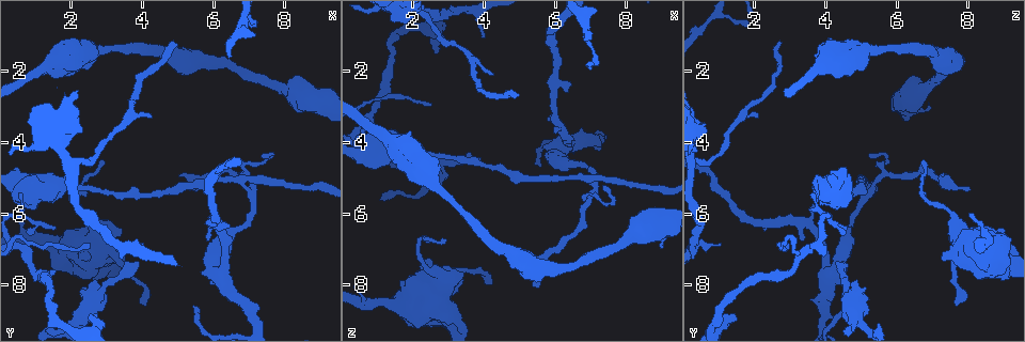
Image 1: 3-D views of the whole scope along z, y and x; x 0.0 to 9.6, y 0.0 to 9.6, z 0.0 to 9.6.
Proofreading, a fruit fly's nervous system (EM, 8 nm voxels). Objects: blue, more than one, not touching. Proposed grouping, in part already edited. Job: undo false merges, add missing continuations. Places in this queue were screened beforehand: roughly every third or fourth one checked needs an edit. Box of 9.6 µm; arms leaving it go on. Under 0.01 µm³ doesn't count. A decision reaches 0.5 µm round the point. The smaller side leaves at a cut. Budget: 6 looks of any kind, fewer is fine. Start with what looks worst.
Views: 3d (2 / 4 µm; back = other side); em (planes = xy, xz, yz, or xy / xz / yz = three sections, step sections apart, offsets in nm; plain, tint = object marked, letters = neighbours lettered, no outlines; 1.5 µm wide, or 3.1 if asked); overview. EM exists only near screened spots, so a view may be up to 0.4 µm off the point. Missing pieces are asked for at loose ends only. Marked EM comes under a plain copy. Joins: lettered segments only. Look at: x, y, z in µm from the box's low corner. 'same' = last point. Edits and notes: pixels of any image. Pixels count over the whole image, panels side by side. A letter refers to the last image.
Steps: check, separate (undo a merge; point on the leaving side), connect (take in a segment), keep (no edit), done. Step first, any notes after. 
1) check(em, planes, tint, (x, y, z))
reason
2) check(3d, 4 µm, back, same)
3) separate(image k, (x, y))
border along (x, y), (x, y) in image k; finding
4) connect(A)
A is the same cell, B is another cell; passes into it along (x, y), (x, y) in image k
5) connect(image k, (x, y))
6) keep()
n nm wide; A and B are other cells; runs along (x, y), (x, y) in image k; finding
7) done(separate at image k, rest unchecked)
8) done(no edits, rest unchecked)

check(em, yz, step 8, letters, (3.95, 7.35, 4.50))
an open end

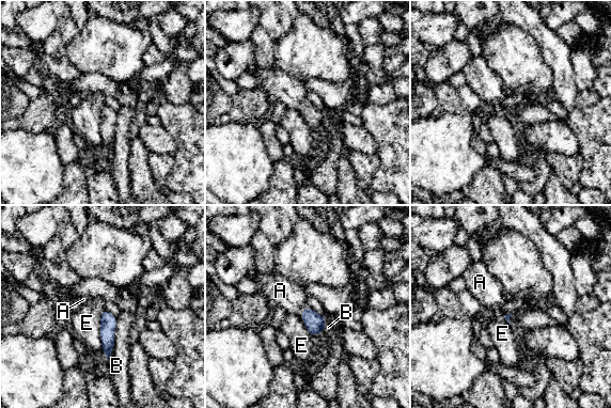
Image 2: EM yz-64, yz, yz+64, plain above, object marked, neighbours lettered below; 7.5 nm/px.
connect(A)
A is the same cell, B and E are other cells; passes into it along (314, 323), (303, 310), (280, 291) in image 2; the cell continues

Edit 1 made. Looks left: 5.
check(overview)

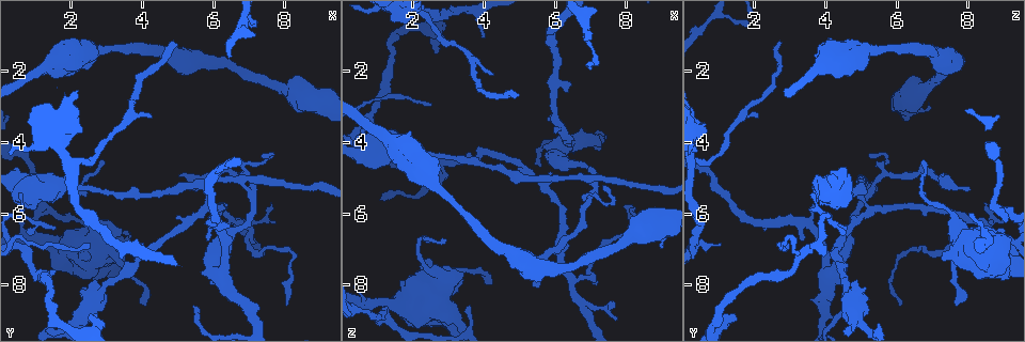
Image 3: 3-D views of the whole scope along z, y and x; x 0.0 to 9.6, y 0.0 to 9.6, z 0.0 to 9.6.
check(em, xz, step 8, letters, (8.10, 8.60, 6.10))
branch stops here

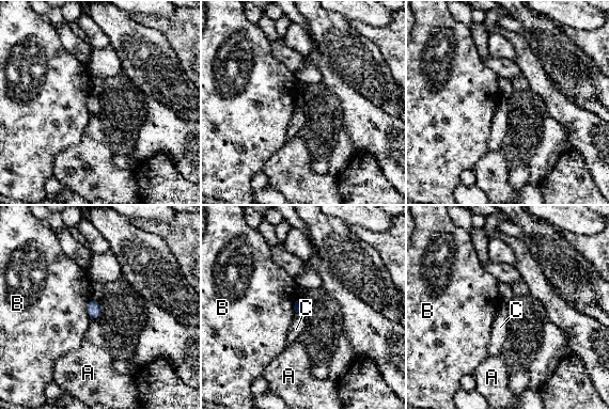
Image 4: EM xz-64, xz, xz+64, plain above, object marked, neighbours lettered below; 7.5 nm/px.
check(em, planes, letters, same)

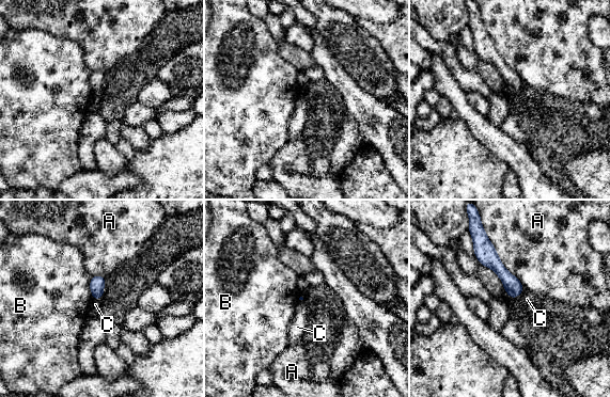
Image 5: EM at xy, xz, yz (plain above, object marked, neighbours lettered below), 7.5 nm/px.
keep()
A, B and C are other cells; border along (93, 298), (98, 300) in image 5; no lettered segment goes on from it

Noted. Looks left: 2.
check(3d, 4 µm, (2.85, 4.45, 6.70))
long arm stops here

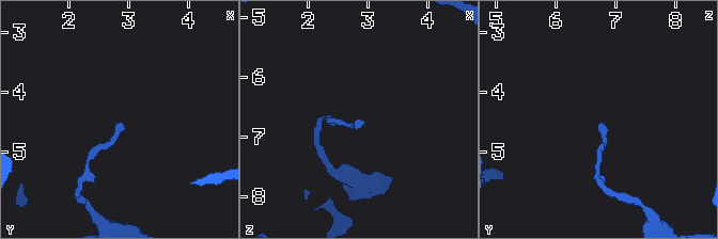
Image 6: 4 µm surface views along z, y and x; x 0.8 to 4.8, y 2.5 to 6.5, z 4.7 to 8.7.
check(em, planes, letters, (2.90, 4.50, 6.75))
shape alone is not enough

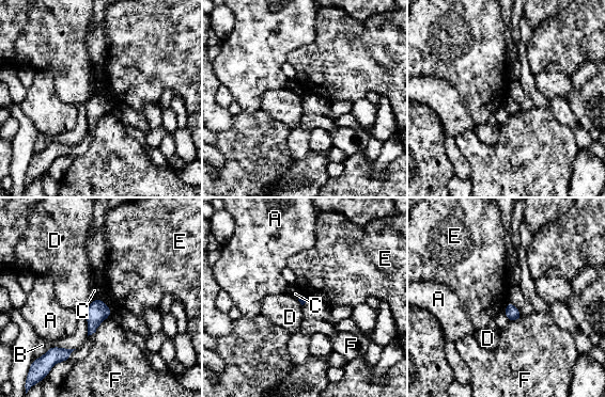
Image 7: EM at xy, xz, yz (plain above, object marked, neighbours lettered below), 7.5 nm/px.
keep()
A, B, C, D, E and F are other cells; no lettered segment goes on from it

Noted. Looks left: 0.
done(connect at image 2, rest unchecked)

